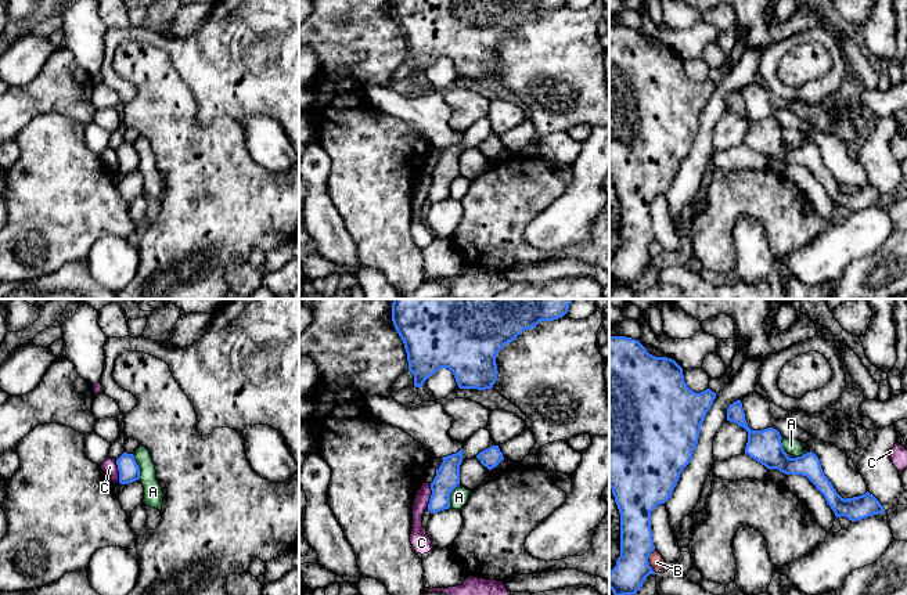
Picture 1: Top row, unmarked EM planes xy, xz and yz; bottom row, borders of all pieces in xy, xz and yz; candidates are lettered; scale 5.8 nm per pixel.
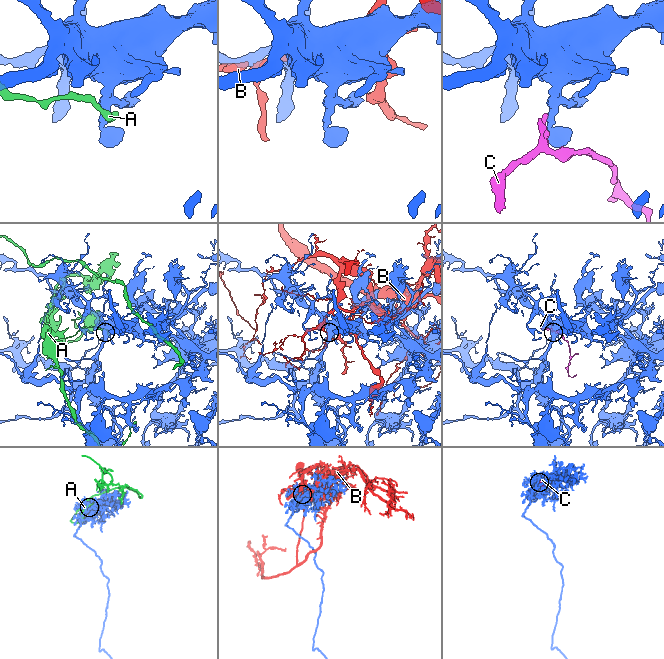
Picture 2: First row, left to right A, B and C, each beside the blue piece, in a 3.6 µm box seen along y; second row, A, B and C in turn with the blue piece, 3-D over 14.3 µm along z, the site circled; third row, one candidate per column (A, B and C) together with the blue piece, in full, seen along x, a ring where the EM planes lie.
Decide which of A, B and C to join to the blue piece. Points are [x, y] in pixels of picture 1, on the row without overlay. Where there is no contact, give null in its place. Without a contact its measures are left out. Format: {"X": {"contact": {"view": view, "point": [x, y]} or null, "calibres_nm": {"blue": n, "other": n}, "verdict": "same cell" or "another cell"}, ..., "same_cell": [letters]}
{"A": {"contact": {"view": "xy", "point": [137, 157]}, "calibres_nm": {"blue": 120, "other": 110}, "verdict": "another cell"}, "B": {"contact": {"view": "yz", "point": [647, 251]}, "calibres_nm": {"blue": 200, "other": 90}, "verdict": "another cell"}, "C": {"contact": {"view": "xz", "point": [431, 186]}, "calibres_nm": {"blue": 140, "other": 100}, "verdict": "another cell"}, "same_cell": []}

